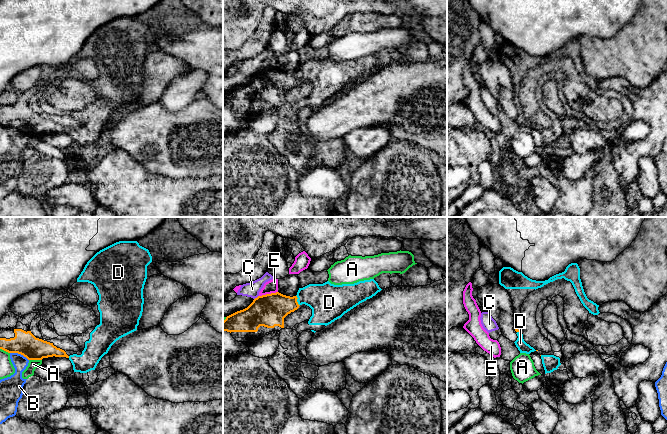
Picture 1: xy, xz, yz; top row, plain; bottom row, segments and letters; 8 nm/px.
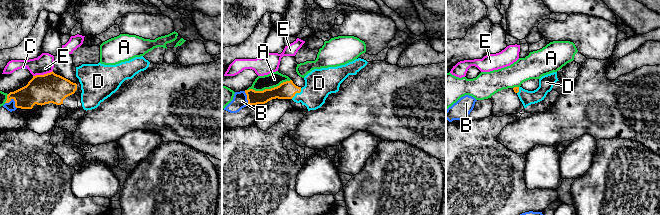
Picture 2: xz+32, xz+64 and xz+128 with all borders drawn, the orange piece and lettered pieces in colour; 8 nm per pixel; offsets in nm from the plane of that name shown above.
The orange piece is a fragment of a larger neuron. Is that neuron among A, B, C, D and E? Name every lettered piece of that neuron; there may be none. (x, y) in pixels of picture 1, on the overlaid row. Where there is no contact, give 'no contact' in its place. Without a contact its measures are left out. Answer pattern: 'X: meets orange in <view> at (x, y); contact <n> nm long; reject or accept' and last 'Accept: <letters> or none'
A: meets orange in xy at (35, 359); contact 100 nm long; reject
B: meets orange in xy at (19, 353); contact 170 nm long; reject
C: meets orange in xz at (257, 297); contact 50 nm long; reject
D: meets orange in xz at (296, 300); contact 90 nm long; accept
E: meets orange in xz at (268, 294); contact 160 nm long; reject
Accept: D

